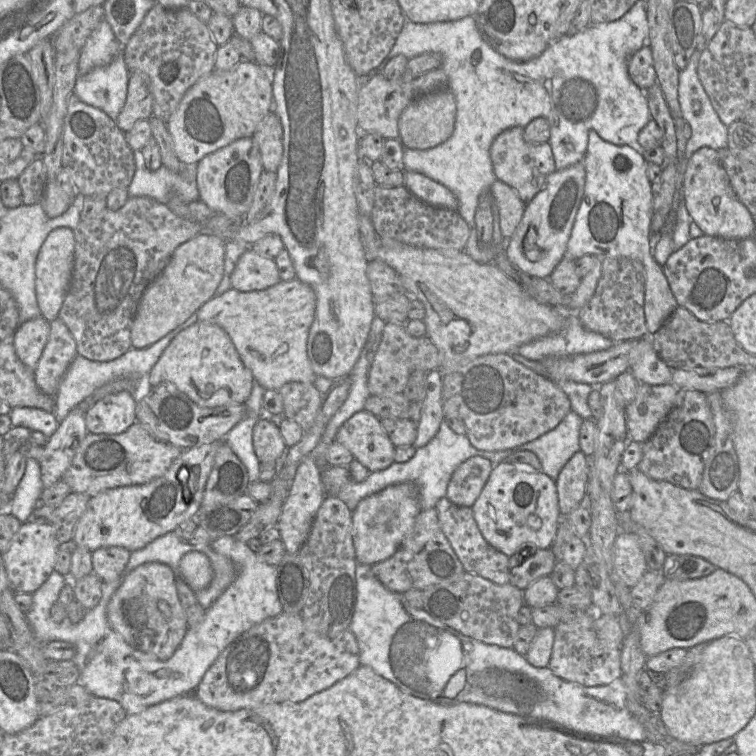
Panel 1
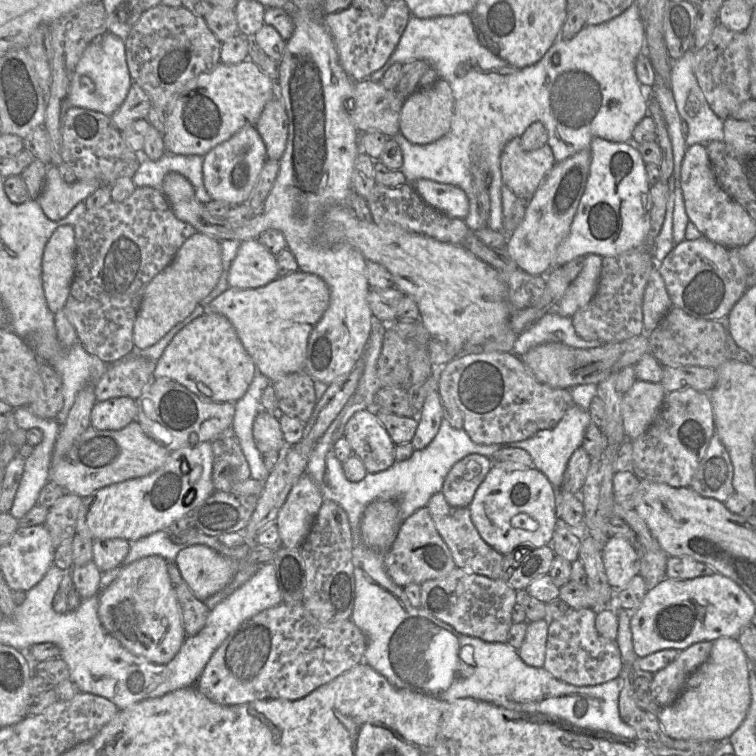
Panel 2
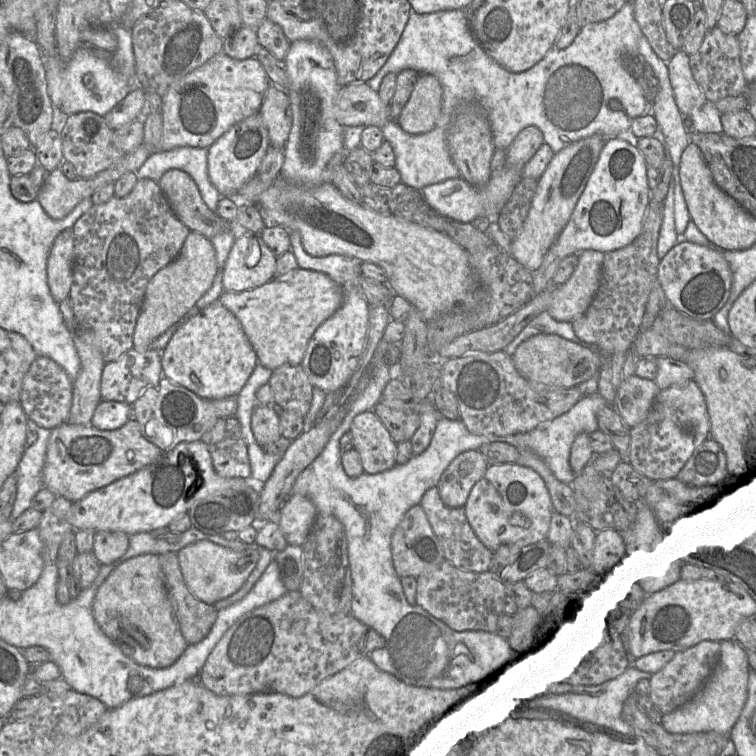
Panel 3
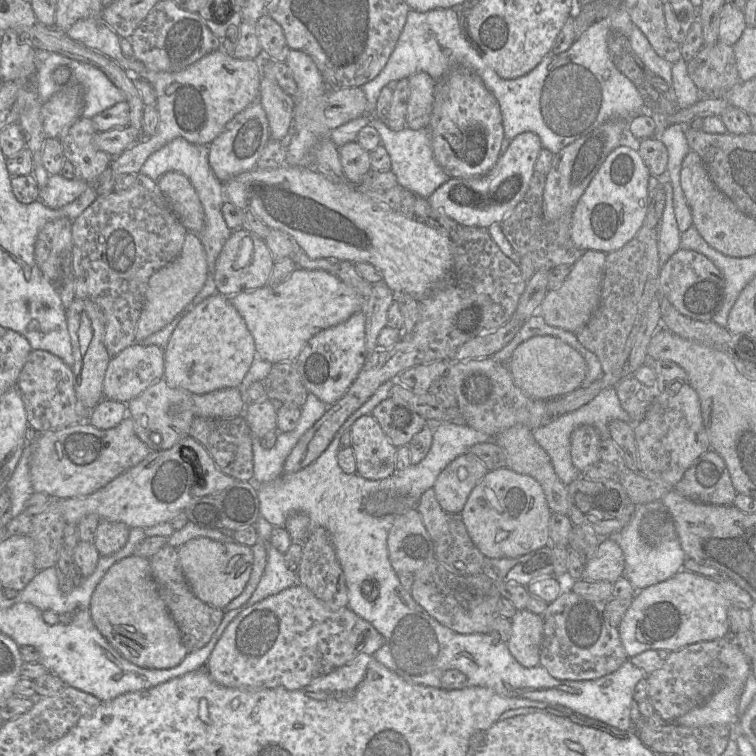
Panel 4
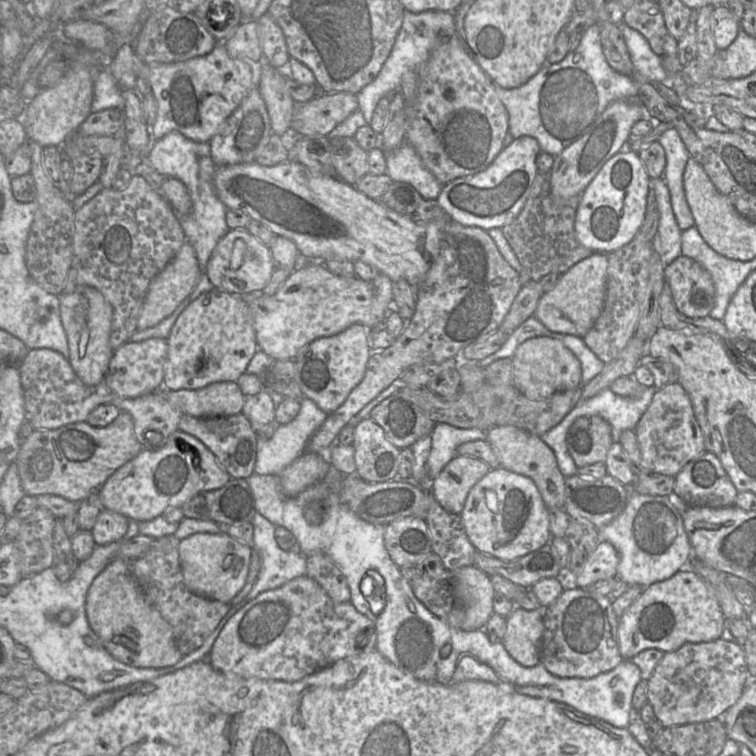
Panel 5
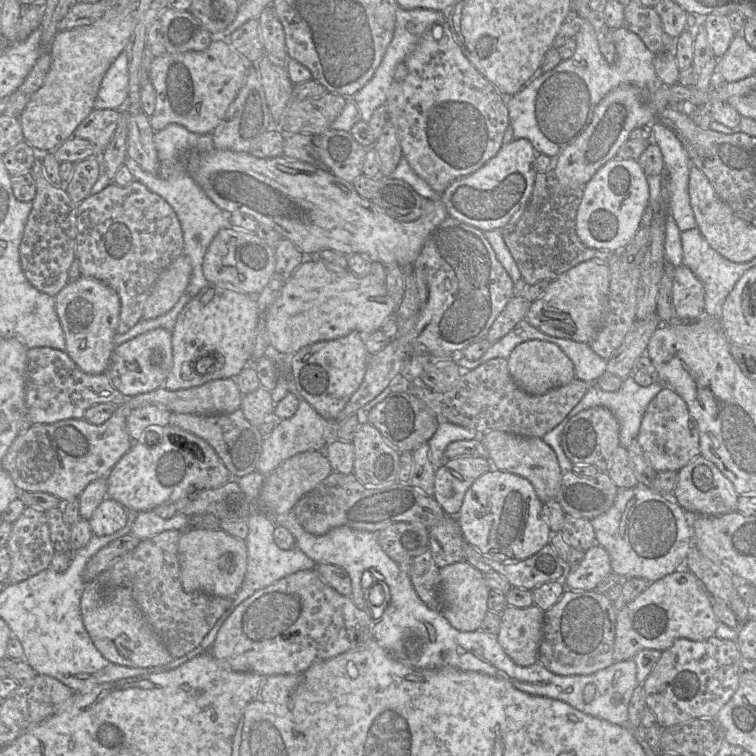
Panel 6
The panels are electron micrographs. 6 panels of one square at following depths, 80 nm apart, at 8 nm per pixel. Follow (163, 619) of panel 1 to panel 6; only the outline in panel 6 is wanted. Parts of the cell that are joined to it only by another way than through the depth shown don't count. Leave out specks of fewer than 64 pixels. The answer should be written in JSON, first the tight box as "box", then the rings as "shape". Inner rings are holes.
{"box":[81,579,173,667],"shape":[[[97,579],[86,584],[81,597],[81,614],[95,647],[110,662],[127,667],[155,667],[166,665],[173,660],[145,620],[128,588],[106,590],[100,586]]]}

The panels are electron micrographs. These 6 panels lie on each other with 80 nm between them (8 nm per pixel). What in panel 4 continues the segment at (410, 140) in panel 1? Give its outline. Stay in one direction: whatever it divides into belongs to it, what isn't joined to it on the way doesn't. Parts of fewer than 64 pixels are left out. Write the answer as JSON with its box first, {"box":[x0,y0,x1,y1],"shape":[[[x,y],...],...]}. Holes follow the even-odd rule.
{"box":[406,72,435,130],"shape":[[[425,72],[408,78],[409,98],[406,125],[412,130],[428,128],[434,104],[435,80]]]}

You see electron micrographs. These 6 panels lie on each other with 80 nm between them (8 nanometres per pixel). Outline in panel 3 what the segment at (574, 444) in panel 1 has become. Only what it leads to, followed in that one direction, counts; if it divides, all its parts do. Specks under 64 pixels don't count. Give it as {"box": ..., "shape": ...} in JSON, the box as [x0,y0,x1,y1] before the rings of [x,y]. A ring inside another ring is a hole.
{"box":[497,393,609,485],"shape":[[[598,393],[583,396],[568,412],[553,421],[540,425],[528,433],[498,437],[497,442],[507,443],[517,449],[529,449],[541,457],[553,475],[563,484],[570,485],[576,478],[570,466],[570,451],[576,436],[580,433],[591,434],[597,431],[597,413],[604,406],[609,405]]]}

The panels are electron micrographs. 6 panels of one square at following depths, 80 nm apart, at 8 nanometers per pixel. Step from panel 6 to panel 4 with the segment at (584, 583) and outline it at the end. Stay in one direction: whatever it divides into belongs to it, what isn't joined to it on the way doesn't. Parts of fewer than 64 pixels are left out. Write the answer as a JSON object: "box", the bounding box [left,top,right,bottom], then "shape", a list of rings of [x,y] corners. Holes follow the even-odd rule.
{"box":[582,538,624,584],"shape":[[[601,538],[593,557],[585,564],[582,579],[614,584],[624,572],[624,554],[613,538]]]}

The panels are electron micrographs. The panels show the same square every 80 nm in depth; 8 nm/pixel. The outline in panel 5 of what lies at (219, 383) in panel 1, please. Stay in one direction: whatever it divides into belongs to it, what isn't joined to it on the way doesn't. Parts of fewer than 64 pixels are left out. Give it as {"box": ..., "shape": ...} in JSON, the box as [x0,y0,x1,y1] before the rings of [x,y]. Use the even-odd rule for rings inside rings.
{"box":[163,287,258,391],"shape":[[[216,287],[202,293],[184,309],[172,327],[167,343],[163,388],[174,391],[201,389],[215,382],[236,382],[258,350],[249,305],[239,294]]]}

